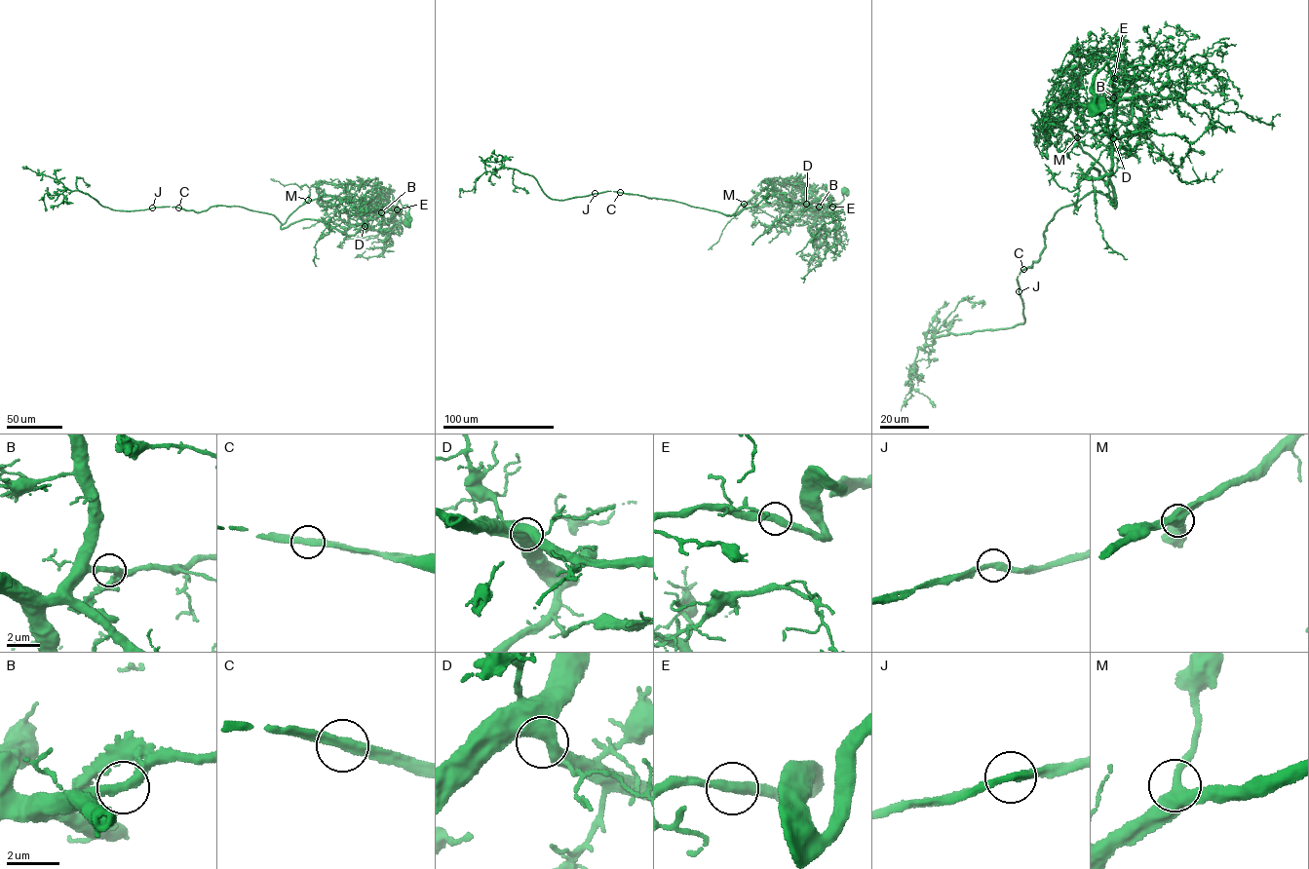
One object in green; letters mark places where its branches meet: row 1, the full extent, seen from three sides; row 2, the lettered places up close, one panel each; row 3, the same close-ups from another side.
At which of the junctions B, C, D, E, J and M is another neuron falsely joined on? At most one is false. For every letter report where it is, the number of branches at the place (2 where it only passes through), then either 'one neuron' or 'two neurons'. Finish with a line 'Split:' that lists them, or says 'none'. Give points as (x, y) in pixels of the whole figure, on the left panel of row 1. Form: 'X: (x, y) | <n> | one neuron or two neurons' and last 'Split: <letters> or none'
B: (381, 212) | 2 | one neuron
C: (178, 207) | 2 | one neuron
D: (365, 226) | 2 | one neuron
E: (397, 209) | 2 | one neuron
J: (152, 207) | 2 | one neuron
M: (308, 200) | 3 | one neuron
Split: none

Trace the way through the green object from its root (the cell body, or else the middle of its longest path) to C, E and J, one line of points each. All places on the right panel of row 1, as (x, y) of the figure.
C: (1094, 107), (1106, 64), (1111, 150), (1084, 175), (1110, 183), (1114, 207), (1094, 191), (1058, 209), (1023, 270)
E: (1094, 107), (1097, 98), (1095, 82), (1097, 71), (1106, 64), (1112, 80), (1117, 75), (1114, 78)
J: (1094, 107), (1106, 64), (1111, 150), (1084, 175), (1110, 183), (1114, 207), (1094, 191), (1058, 209), (1019, 290)

